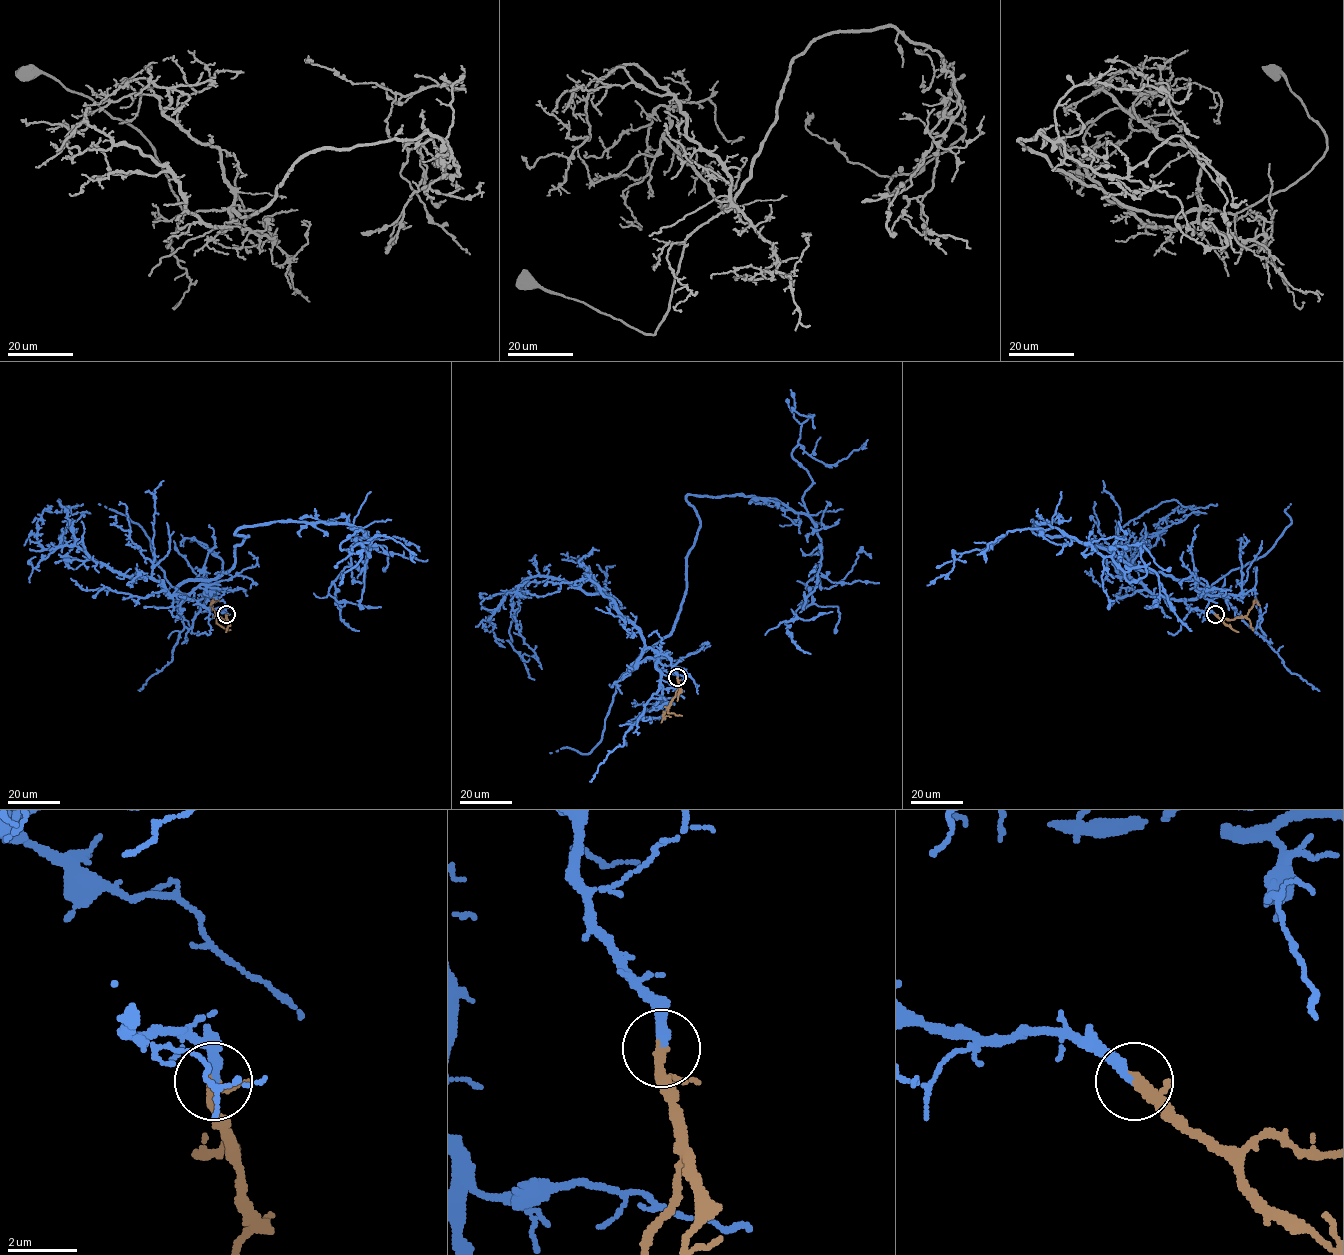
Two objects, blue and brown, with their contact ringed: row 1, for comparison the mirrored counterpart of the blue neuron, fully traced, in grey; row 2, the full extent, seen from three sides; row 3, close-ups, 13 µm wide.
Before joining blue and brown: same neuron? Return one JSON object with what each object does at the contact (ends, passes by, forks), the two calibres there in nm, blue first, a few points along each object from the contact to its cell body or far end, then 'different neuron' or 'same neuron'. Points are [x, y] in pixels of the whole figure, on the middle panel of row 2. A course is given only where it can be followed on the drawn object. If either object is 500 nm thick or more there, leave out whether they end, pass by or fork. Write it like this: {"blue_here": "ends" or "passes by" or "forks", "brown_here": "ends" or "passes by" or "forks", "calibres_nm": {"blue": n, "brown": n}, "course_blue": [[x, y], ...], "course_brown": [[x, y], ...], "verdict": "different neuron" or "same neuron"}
{"blue_here": "ends", "brown_here": "passes by", "calibres_nm": {"blue": 280, "brown": 240}, "course_blue": [[677, 678], [648, 647], [629, 669], [680, 610], [690, 494], [806, 514], [818, 582], [780, 622], [832, 611]], "course_brown": [[677, 678], [678, 689], [661, 722]], "verdict": "same neuron"}

